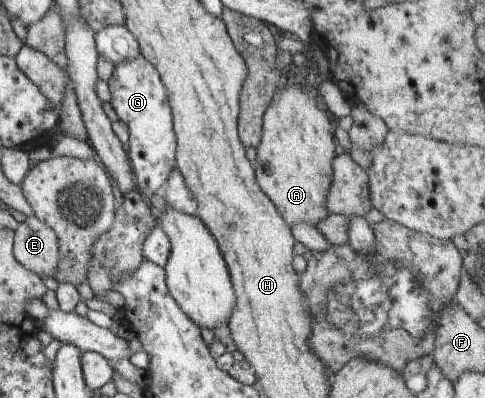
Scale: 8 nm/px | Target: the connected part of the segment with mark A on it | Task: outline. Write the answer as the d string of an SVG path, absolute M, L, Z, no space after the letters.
M310 82L300 86L280 89L264 115L263 141L257 147L254 167L260 188L273 202L279 215L290 227L304 223L317 227L330 213L326 197L332 182L332 161L335 157L335 141L331 134L331 116L322 106Z

